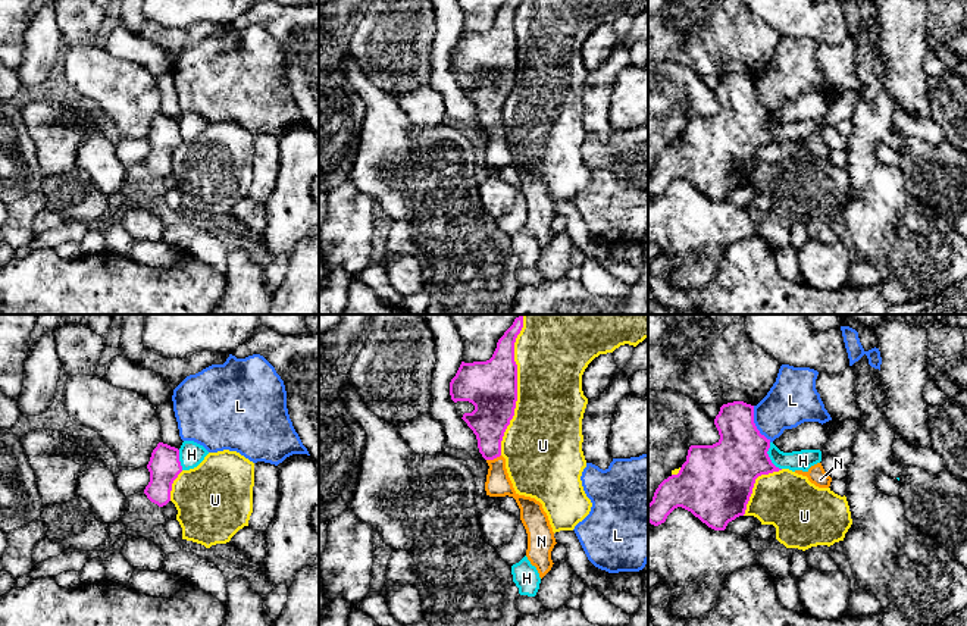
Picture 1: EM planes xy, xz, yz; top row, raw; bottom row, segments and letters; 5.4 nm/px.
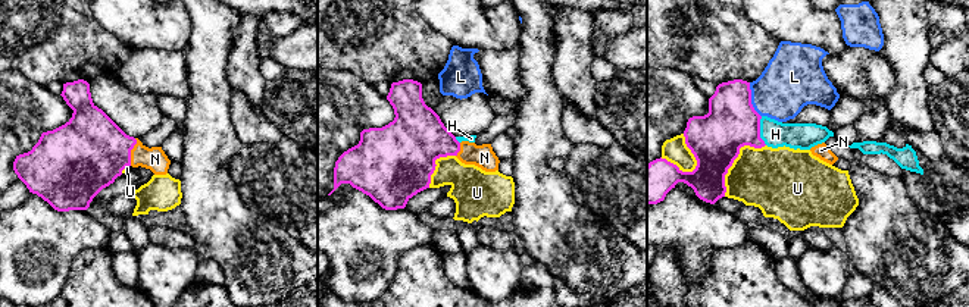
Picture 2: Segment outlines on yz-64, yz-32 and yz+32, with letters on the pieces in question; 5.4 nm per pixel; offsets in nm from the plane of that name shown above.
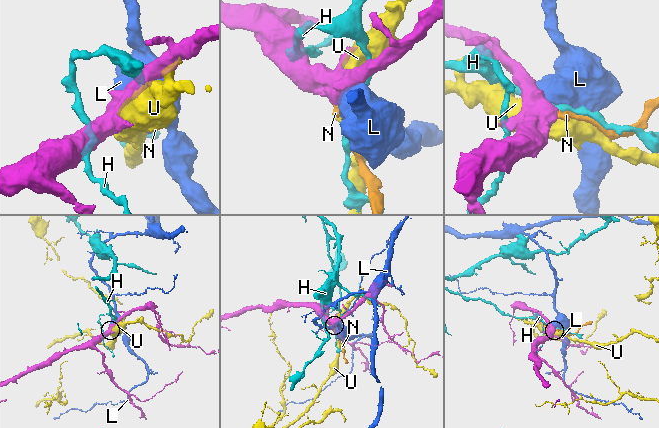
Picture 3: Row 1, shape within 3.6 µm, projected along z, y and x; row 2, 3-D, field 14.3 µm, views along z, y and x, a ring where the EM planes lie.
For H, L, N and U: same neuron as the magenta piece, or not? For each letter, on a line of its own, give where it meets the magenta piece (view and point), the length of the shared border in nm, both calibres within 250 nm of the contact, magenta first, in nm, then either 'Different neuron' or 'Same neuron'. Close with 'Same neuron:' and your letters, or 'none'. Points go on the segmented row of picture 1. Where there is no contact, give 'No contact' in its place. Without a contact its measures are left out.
H: Touches magenta at yz (769, 457). Shared border 170 nm. Thickness 320 nm (magenta) against 110 nm. Different neuron
L: Touches magenta at yz (754, 425). Shared border 220 nm. Thickness 300 nm (magenta) against 280 nm. Different neuron
N: Touches magenta at xz (493, 459). Shared border 90 nm. Thickness 200 nm (magenta) against 140 nm. Same neuron
U: Touches magenta at xz (516, 385). Shared border 800 nm. Thickness 280 nm (magenta) against 400 nm. Different neuron
Same neuron: N

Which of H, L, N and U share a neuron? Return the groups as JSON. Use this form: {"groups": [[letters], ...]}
{"groups": [["H"], ["L"], ["N"], ["U"]]}

